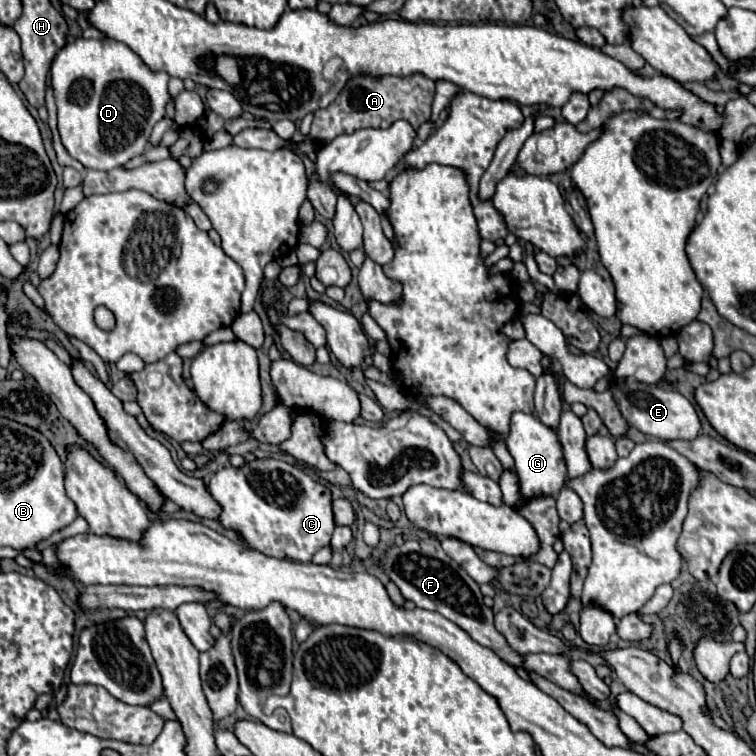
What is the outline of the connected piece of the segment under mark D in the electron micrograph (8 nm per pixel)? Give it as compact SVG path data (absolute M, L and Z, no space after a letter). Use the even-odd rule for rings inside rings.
M76 38L74 42L68 42L56 54L50 72L58 106L58 132L62 144L72 158L90 170L112 170L140 156L146 150L154 124L166 116L166 106L174 100L168 92L170 76L166 72L152 72L126 44L110 38Z

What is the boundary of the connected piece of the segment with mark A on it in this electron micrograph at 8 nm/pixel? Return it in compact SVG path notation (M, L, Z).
M358 74L346 82L344 90L338 94L338 98L328 108L320 108L314 112L310 140L318 142L318 146L326 146L340 134L352 134L352 132L362 130L362 128L390 128L396 120L406 120L412 124L414 130L418 130L430 118L432 98L434 98L434 80L428 80L424 74L376 76L376 78L368 76L368 74Z

